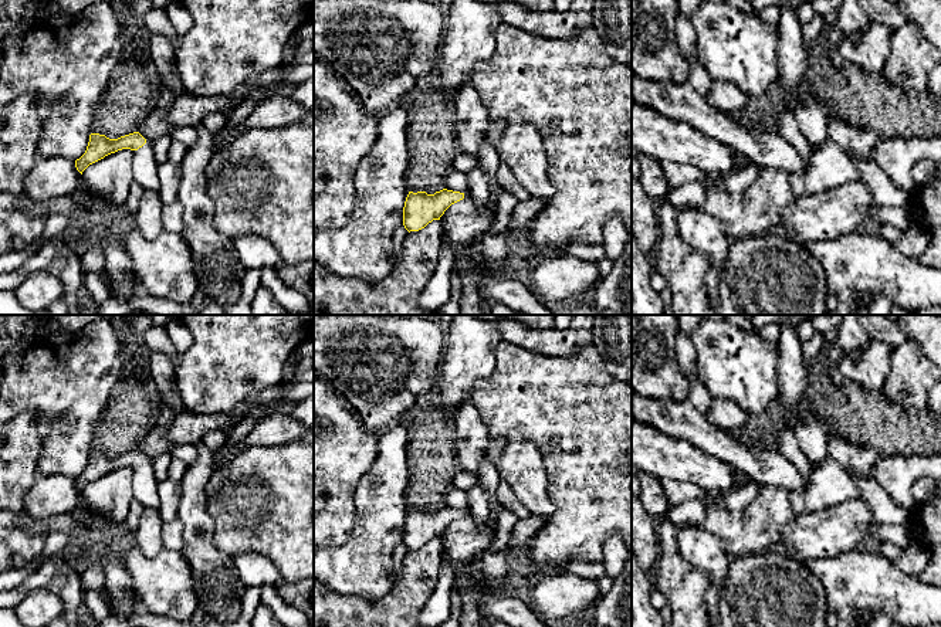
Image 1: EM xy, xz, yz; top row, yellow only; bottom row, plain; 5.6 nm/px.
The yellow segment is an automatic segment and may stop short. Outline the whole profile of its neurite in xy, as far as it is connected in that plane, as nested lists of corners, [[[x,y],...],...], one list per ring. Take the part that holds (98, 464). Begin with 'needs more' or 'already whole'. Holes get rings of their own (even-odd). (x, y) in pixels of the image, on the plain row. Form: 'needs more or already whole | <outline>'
needs more | [[[139,450],[118,457],[91,451],[87,468],[75,478],[75,485],[82,492],[89,482],[122,467],[131,467],[133,470],[133,501],[141,502],[145,508],[159,509],[158,479],[153,474],[153,464]]]

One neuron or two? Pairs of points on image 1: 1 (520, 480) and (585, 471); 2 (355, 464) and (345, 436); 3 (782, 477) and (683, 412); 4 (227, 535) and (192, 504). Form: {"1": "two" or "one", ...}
{"1": "two", "2": "one", "3": "one", "4": "two"}

